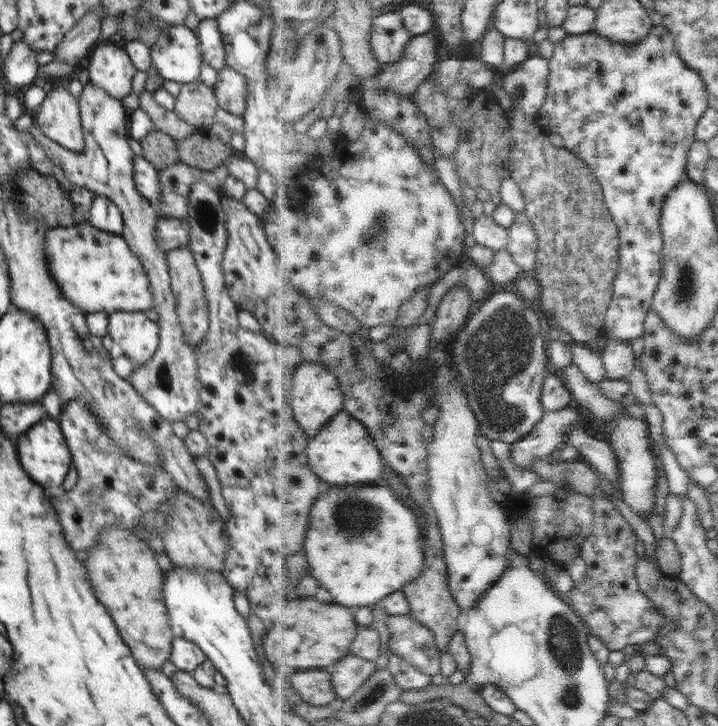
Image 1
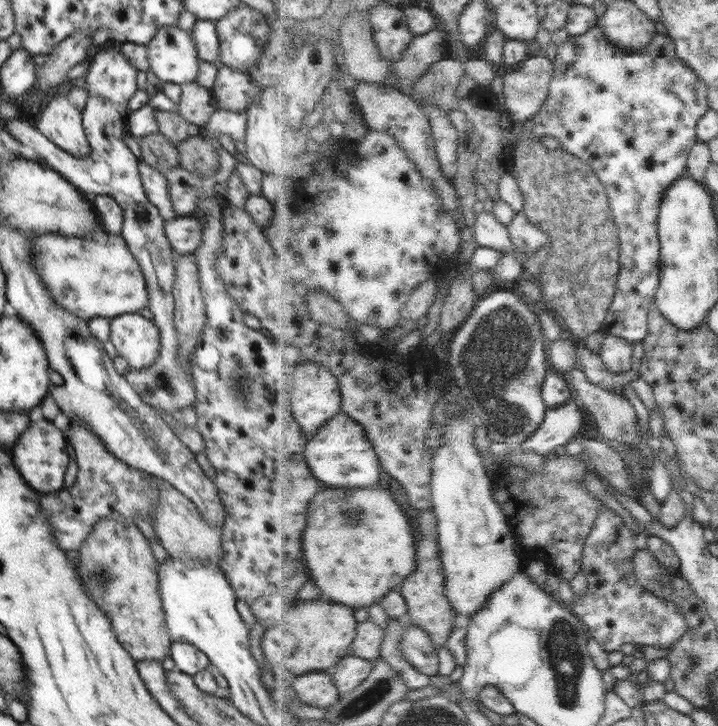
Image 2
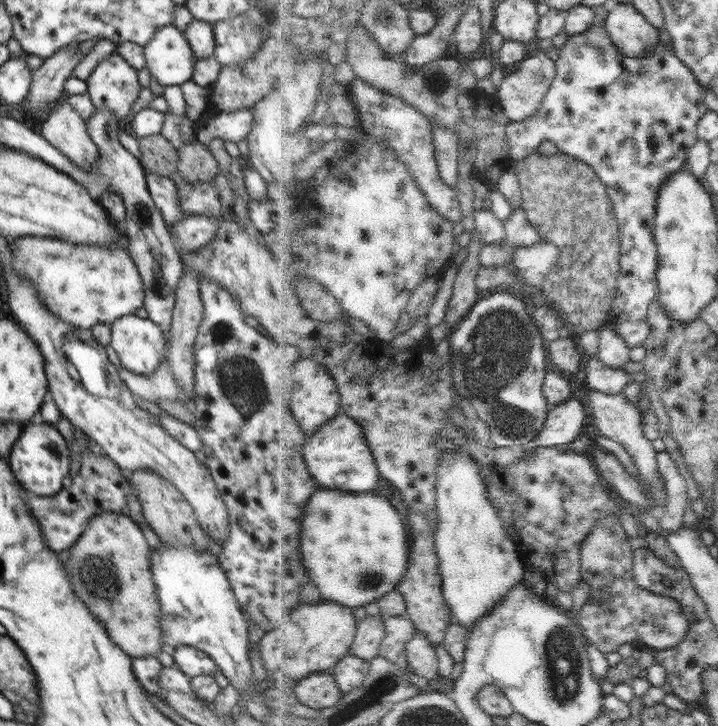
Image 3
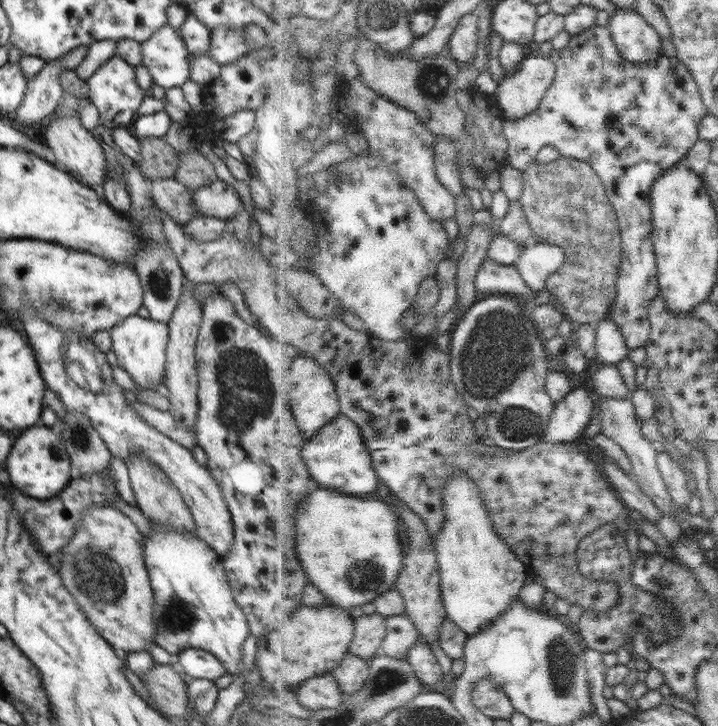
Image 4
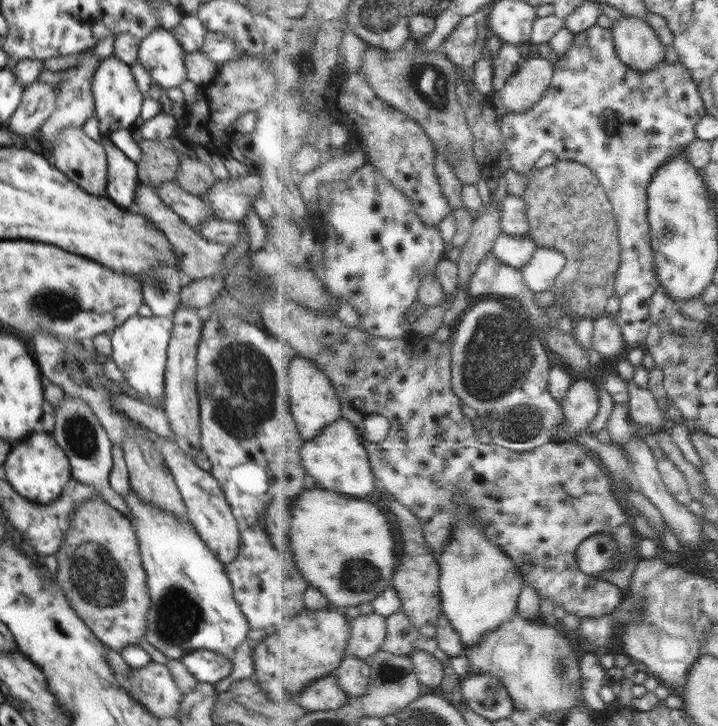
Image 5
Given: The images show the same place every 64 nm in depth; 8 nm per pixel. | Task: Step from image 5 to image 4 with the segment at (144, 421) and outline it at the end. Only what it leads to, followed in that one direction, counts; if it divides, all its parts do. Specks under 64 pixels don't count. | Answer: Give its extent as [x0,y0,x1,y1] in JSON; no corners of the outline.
[131,404,198,449]

